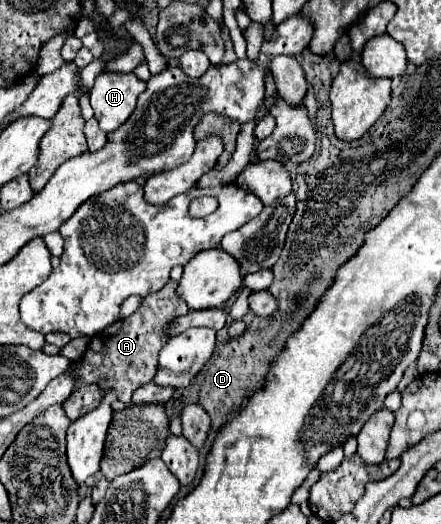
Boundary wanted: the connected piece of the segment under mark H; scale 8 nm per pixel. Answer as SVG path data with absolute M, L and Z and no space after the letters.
M102 72L96 76L90 92L90 104L100 128L110 134L120 128L136 108L138 96L146 90L146 82L136 78L134 72L112 74Z

